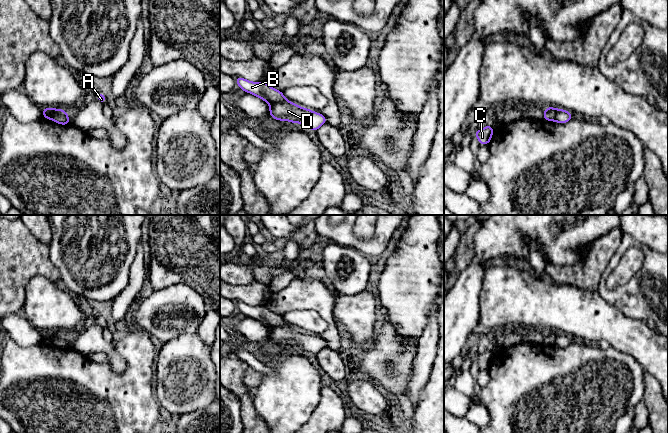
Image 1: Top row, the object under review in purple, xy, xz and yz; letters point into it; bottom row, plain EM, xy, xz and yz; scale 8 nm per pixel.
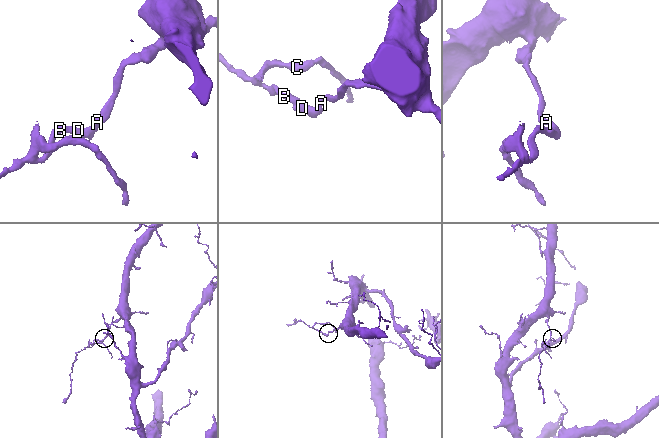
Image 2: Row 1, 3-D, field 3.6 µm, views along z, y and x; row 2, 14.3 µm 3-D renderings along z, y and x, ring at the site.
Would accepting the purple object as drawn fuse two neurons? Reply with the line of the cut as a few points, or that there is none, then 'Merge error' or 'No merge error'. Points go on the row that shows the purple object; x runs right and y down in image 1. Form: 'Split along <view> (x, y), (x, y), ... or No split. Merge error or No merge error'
Split along xz (284, 98), (270, 105). Merge error

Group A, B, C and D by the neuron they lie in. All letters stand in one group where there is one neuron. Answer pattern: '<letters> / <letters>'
A D / B C

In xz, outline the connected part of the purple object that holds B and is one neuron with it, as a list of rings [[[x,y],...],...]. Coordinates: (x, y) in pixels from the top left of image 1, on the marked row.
[[[240,76],[235,77],[235,80],[240,89],[261,98],[270,105],[285,99],[282,91],[270,87],[266,81],[250,82]]]

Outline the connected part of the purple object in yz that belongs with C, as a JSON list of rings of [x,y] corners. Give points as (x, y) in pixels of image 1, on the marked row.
[[[488,124],[481,130],[474,130],[473,133],[476,135],[480,145],[488,145],[494,133],[494,129]]]

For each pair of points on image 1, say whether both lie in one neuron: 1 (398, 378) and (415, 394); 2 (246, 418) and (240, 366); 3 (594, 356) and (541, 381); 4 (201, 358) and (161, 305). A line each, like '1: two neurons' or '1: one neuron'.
1: two neurons
2: one neuron
3: one neuron
4: two neurons

